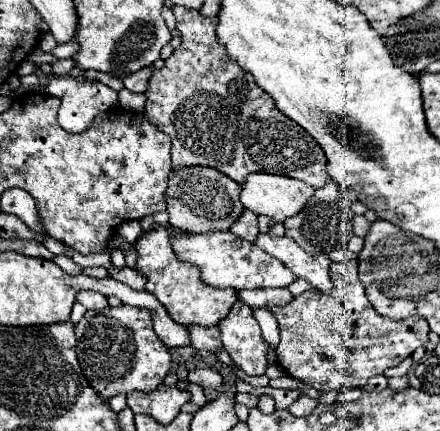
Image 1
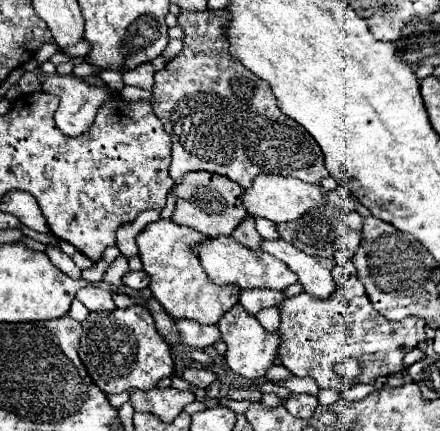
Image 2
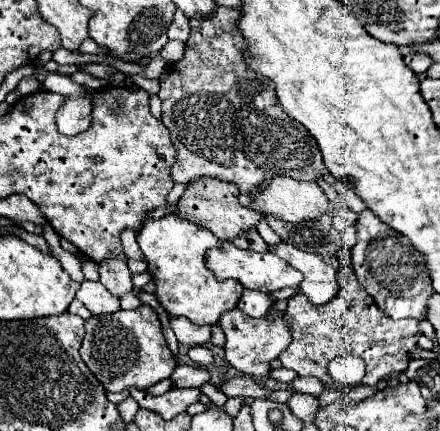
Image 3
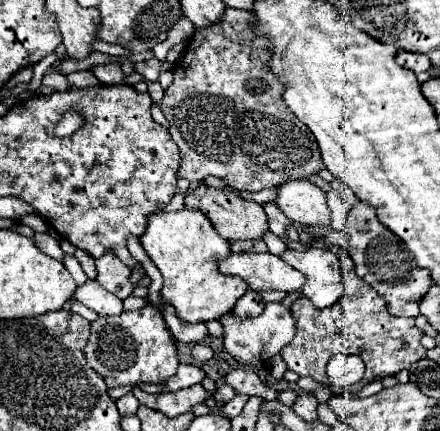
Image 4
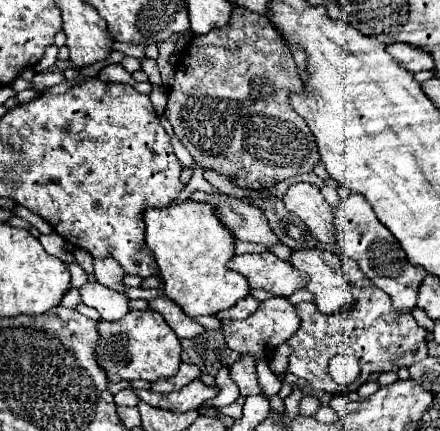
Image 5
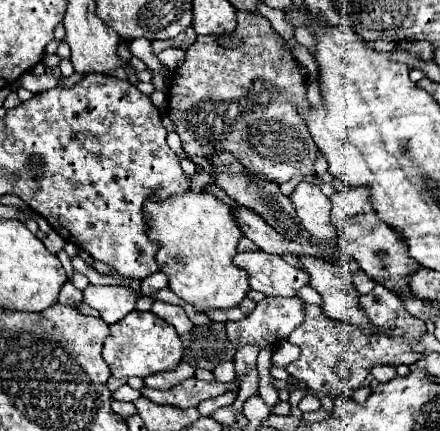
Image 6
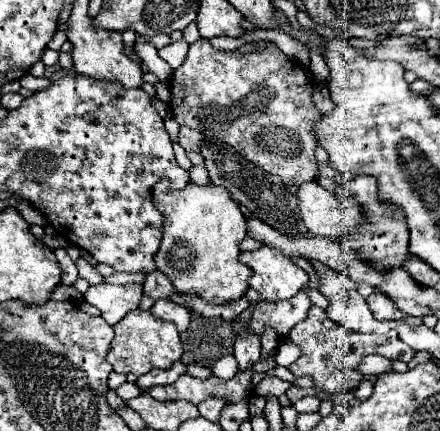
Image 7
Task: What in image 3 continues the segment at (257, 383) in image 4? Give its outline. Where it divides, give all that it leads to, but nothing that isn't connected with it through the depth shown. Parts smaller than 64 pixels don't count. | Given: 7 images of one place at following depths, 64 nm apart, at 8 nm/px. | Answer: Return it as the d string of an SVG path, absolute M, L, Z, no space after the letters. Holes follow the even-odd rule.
M240 374L238 378L230 380L228 384L224 384L222 392L230 398L266 398L270 396L270 390L262 388L260 384L256 384L250 376Z

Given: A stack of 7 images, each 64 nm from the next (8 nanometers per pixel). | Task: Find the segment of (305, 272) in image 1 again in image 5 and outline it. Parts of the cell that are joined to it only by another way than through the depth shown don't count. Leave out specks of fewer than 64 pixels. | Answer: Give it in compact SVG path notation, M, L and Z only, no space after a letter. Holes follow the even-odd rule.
M320 248L292 252L290 264L310 276L306 286L314 294L314 304L320 312L332 314L350 308L350 286L340 268L340 256Z

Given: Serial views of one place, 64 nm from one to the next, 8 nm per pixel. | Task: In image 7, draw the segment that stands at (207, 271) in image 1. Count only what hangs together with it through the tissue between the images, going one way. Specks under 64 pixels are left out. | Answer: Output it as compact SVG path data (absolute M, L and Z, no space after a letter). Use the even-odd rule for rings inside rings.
M276 248L242 252L238 258L242 264L248 264L252 268L250 288L260 292L268 302L292 298L310 280L304 270L300 270L288 256L284 256Z

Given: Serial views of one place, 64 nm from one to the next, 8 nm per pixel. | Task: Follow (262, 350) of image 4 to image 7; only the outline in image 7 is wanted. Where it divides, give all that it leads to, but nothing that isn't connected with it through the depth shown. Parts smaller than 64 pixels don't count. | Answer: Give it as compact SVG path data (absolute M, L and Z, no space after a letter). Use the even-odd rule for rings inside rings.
M298 292L290 300L278 300L278 302L258 302L252 310L252 318L248 322L248 330L244 330L240 324L232 322L234 336L242 336L244 332L254 332L258 338L262 338L266 328L272 328L278 332L280 338L286 338L288 332L306 318L308 308L312 306L310 298L304 292Z

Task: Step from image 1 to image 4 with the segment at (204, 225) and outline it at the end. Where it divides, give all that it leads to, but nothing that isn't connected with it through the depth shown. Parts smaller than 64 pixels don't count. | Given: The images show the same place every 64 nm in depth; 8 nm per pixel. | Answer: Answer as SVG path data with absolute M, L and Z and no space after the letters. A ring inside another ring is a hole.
M198 186L194 190L190 190L184 198L184 208L192 208L192 210L200 210L206 214L206 218L212 222L214 230L228 242L234 242L234 240L256 240L256 238L262 238L264 232L268 230L268 224L266 224L266 212L260 204L256 202L248 202L248 200L242 200L240 194L230 188L230 186L224 186L224 188L212 188L212 186Z

